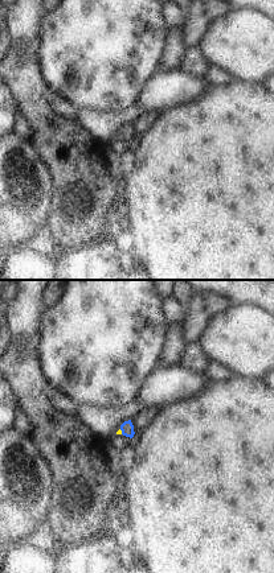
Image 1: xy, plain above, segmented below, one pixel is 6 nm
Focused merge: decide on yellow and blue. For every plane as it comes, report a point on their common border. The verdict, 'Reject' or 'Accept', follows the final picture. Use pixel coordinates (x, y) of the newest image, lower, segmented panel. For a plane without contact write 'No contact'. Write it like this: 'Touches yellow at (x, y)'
Touches yellow at (121, 432).

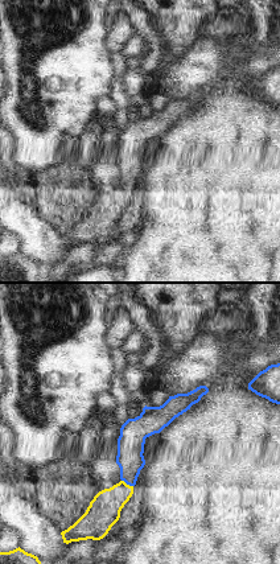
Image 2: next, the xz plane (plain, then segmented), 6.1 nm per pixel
Touches yellow at (126, 484).

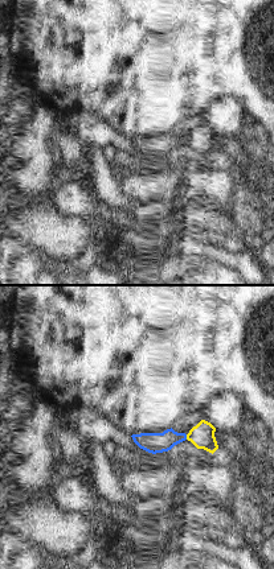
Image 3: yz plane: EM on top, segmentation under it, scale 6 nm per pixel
Touches yellow at (187, 437).

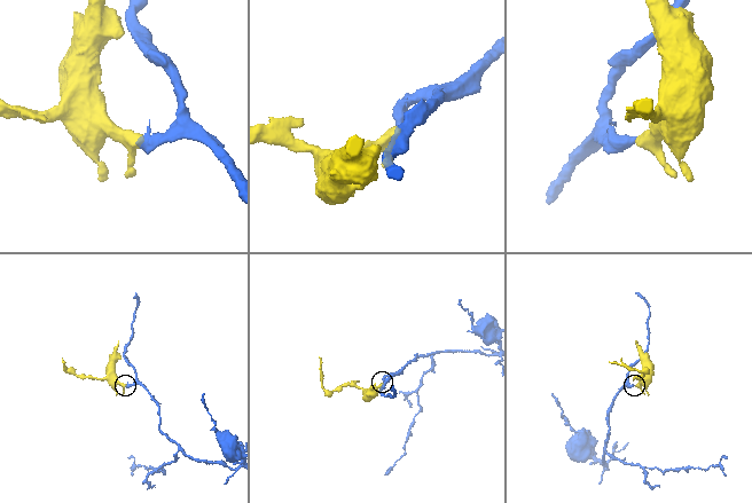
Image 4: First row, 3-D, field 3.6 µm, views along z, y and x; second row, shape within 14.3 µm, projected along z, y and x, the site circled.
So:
Accept.

